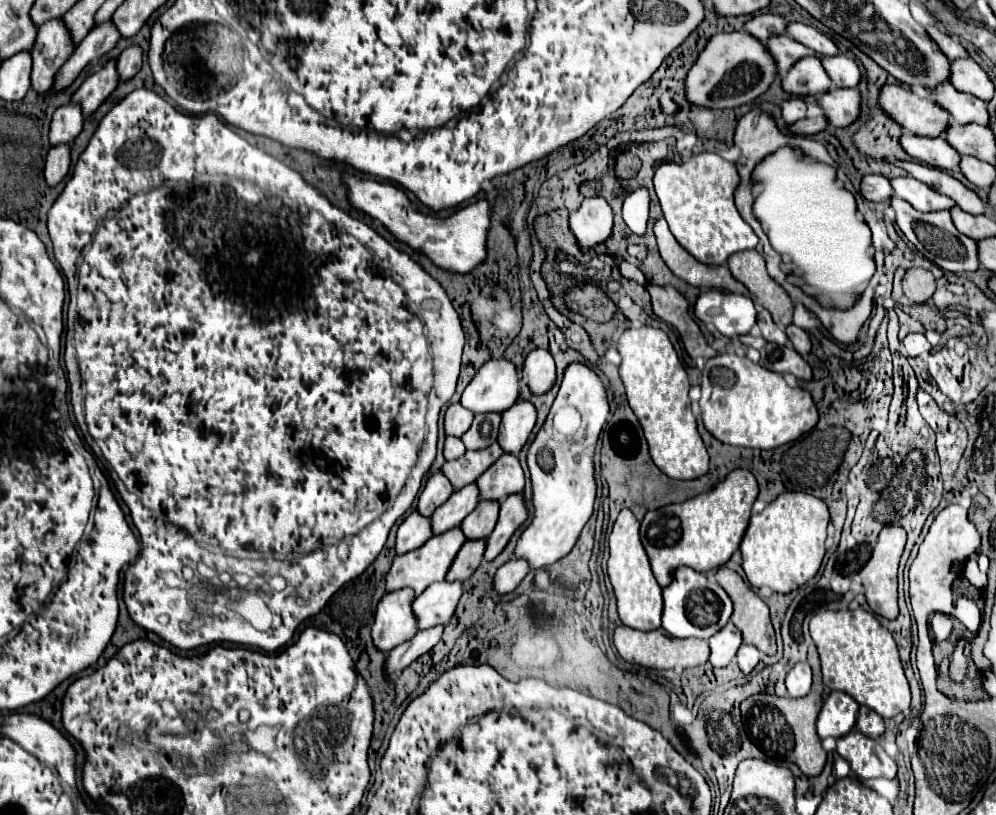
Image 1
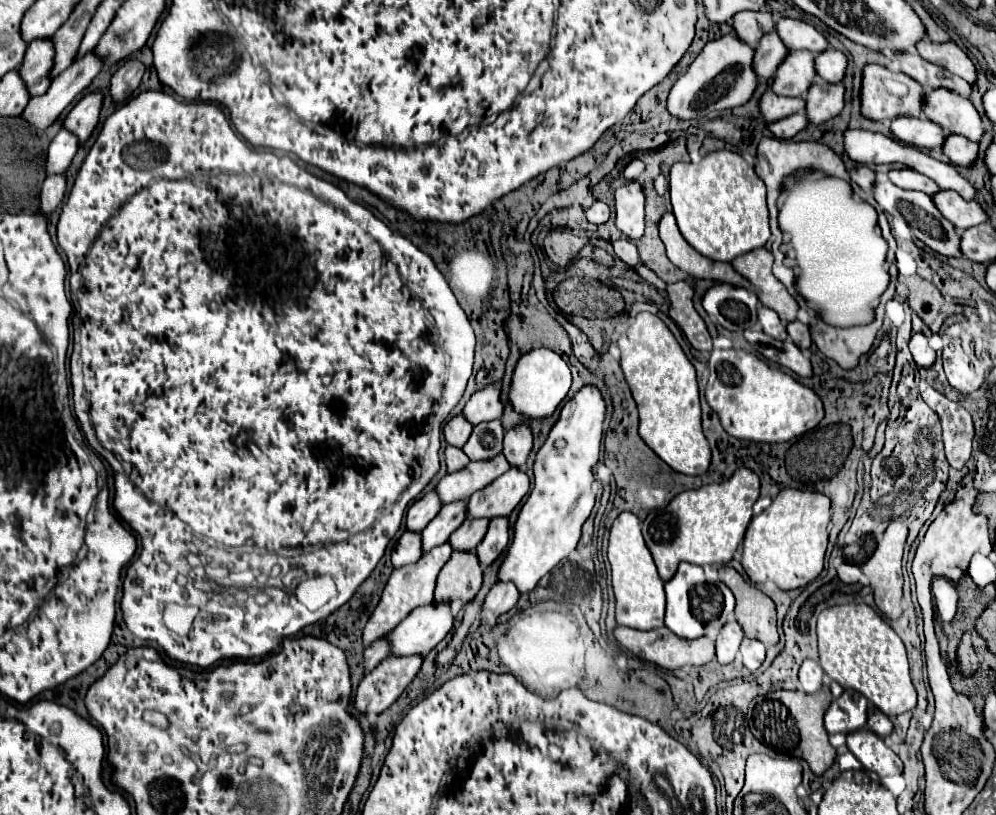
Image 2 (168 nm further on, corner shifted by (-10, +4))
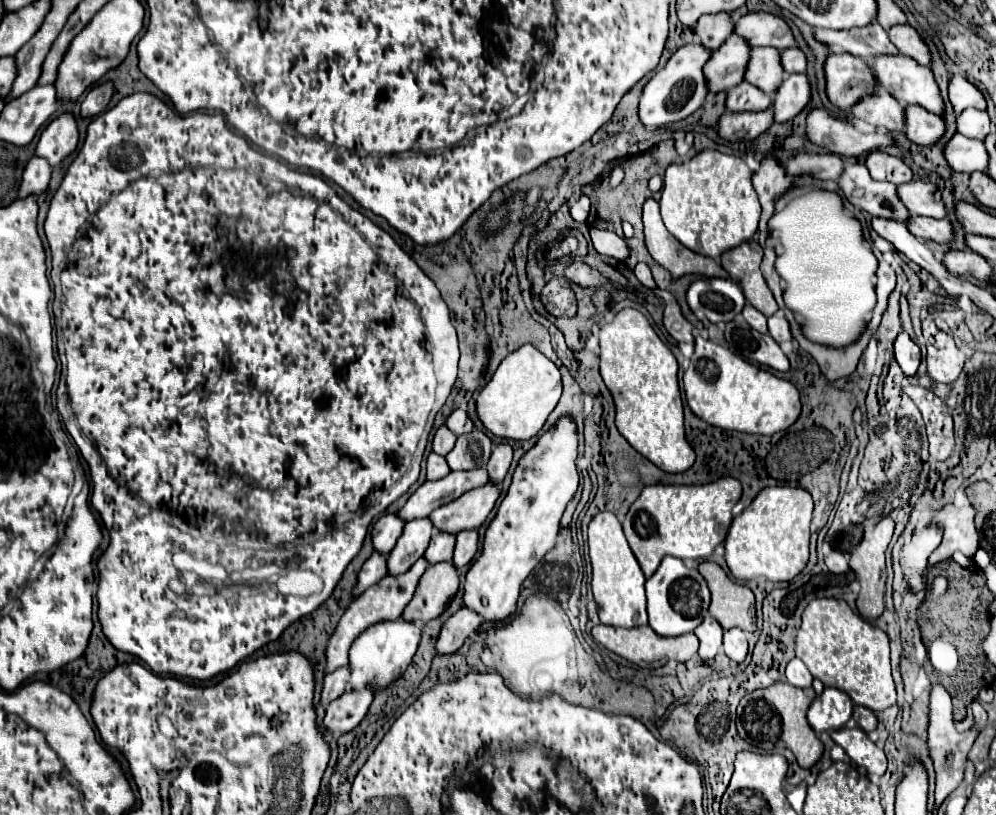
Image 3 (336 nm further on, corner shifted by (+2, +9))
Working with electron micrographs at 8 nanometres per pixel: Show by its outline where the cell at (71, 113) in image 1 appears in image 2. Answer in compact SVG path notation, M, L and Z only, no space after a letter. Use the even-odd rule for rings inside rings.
M61 128L59 134L53 138L49 150L47 150L47 162L45 162L47 176L65 174L77 148L79 148L77 138L71 132L67 132L65 128Z

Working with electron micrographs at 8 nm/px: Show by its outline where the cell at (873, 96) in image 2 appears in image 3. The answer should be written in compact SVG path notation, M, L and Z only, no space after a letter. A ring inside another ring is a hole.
M833 53L825 63L827 95L841 111L875 93L877 77L871 65L849 53Z

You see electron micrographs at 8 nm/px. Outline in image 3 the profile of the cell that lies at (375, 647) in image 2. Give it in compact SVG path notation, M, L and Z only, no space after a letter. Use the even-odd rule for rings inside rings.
M345 665L345 667L339 667L337 671L333 671L325 677L325 685L323 685L323 693L321 693L321 703L323 705L327 705L329 701L343 695L343 691L347 687L347 681L349 681L349 675L351 675L351 667Z

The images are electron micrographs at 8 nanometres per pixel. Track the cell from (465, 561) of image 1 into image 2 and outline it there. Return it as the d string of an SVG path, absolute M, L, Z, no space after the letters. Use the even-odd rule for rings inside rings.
M455 552L443 566L437 578L437 588L435 588L435 602L455 602L459 600L461 604L471 602L475 594L481 588L481 564L475 556L475 552Z

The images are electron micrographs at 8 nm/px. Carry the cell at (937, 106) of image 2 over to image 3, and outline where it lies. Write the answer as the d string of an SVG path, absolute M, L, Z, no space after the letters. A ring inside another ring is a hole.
M905 55L895 57L877 57L873 61L875 75L879 77L879 87L887 89L899 103L903 105L919 105L939 117L945 115L945 101L941 97L941 89L933 77L933 71L929 67L921 67L917 61L911 61Z

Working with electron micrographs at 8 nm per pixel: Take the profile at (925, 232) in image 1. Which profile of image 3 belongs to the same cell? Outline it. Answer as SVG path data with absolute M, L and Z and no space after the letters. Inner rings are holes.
M847 165L839 179L839 187L853 205L873 217L885 217L901 223L907 223L911 217L903 201L899 201L897 185L875 181L865 165Z

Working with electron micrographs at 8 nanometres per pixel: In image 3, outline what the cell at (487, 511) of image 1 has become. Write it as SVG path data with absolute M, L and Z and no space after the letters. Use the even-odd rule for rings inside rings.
M435 531L431 537L431 543L425 551L425 557L427 557L429 565L433 565L439 561L451 561L453 551L455 551L455 535L445 533L445 531Z

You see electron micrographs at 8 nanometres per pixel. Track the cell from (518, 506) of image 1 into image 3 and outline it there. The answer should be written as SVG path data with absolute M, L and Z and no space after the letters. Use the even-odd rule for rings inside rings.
M471 529L471 531L463 531L457 535L457 545L455 545L455 555L453 555L453 563L457 569L465 567L471 563L471 559L475 557L479 547L479 531Z

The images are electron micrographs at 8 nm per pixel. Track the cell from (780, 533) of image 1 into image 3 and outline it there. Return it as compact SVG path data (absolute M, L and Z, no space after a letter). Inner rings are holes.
M767 487L733 519L725 539L725 561L739 581L765 577L791 581L809 561L809 523L813 513L811 493L795 487Z

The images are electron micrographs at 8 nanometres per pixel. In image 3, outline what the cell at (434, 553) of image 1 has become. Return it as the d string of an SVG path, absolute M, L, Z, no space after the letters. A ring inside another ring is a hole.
M421 557L417 559L409 571L399 573L399 575L385 575L379 583L371 585L367 591L363 591L345 611L345 615L341 617L335 633L331 635L329 641L329 649L327 649L327 673L335 671L339 665L347 665L349 661L349 649L353 645L353 641L373 623L383 621L383 619L399 619L403 615L403 609L407 607L407 603L413 599L413 593L417 589L417 583L421 579L421 575L427 569L427 559Z

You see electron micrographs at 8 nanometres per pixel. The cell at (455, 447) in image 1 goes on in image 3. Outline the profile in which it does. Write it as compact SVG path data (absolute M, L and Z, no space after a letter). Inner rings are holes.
M431 453L427 457L427 479L441 479L445 475L449 475L449 465L445 461L443 455L437 455L437 453Z

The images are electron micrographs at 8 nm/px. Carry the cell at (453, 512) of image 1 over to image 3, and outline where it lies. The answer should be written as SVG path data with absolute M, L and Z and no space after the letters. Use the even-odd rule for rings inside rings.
M429 517L423 519L413 519L405 525L403 535L397 539L395 549L389 553L389 573L403 573L407 571L419 557L423 557L429 539L433 535L433 523Z

